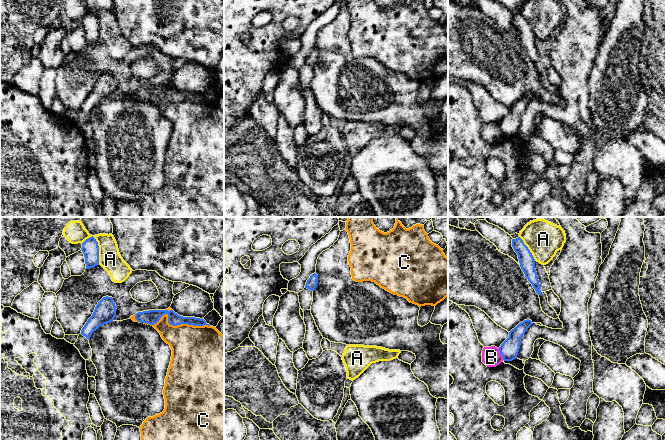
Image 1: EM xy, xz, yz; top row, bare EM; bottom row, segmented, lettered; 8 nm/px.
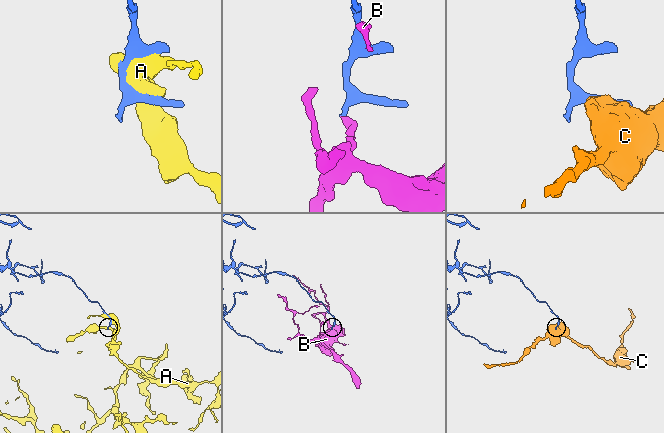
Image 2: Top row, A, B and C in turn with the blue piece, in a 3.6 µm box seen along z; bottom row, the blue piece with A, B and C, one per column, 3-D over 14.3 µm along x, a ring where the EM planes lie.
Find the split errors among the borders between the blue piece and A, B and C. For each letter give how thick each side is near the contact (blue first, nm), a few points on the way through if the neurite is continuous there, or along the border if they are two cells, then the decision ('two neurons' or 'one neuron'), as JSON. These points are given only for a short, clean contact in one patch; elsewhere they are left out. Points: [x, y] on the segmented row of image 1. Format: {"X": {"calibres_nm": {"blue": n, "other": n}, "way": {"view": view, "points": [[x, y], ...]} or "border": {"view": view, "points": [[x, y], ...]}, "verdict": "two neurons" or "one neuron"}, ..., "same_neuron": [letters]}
{"A": {"calibres_nm": {"blue": 140, "other": 180}, "verdict": "two neurons"}, "B": {"calibres_nm": {"blue": 150, "other": 160}, "border": {"view": "yz", "points": [[498, 348], [503, 359]]}, "verdict": "two neurons"}, "C": {"calibres_nm": {"blue": 120, "other": 360}, "verdict": "two neurons"}, "same_neuron": []}

